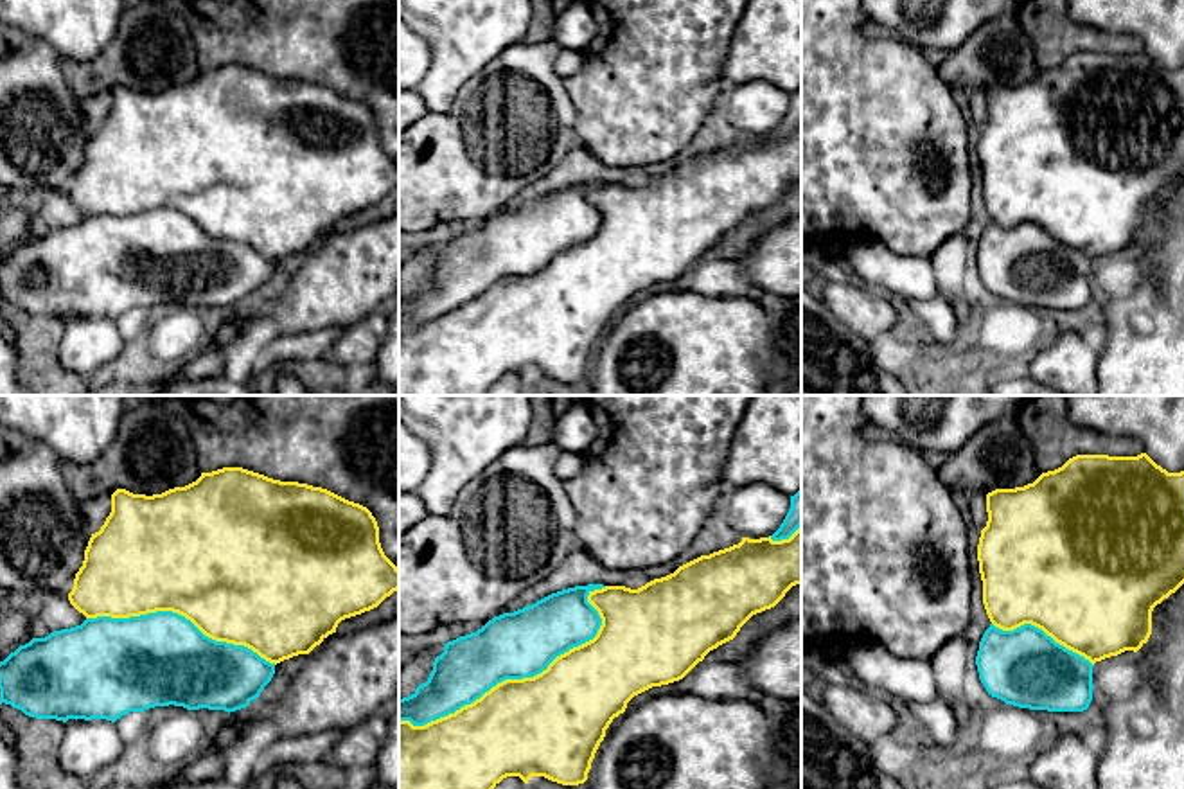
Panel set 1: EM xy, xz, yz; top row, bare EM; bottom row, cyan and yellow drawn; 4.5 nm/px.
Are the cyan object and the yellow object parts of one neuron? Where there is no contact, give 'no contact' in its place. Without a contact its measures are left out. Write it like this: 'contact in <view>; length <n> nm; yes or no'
contact in xz; length 1100 nm; yes

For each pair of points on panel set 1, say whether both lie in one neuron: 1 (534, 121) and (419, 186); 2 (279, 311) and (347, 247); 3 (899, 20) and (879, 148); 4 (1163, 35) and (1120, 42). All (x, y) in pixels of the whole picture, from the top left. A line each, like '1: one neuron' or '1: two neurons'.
1: one neuron
2: one neuron
3: two neurons
4: two neurons

